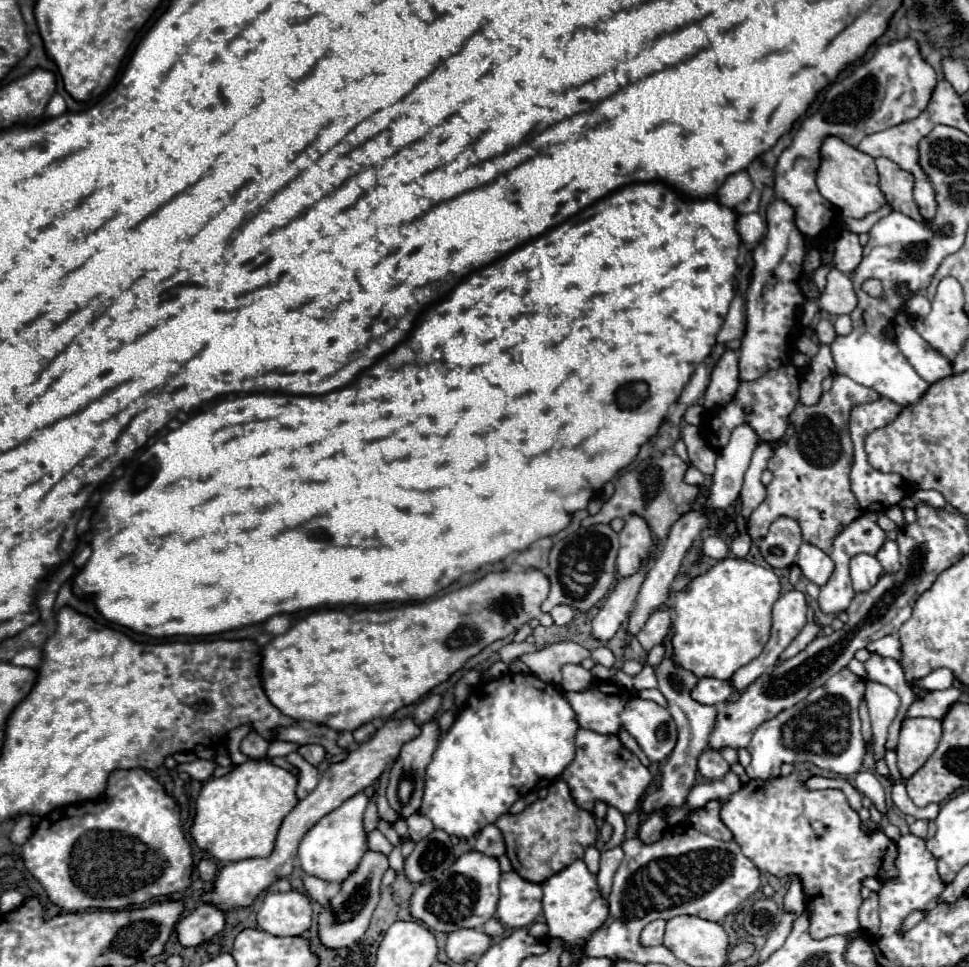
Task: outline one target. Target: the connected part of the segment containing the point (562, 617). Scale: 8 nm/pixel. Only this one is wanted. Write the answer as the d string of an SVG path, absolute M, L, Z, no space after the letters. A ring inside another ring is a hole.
M556 605L556 607L550 611L550 615L552 615L552 619L554 619L556 625L568 625L568 623L572 621L574 613L576 613L576 611L574 611L572 607L568 607L568 605Z

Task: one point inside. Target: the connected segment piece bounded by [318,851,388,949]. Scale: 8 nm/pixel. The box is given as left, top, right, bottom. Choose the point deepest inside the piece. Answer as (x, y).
(346, 921)

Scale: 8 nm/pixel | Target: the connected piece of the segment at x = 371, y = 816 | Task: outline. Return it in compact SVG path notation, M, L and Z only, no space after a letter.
M374 793L370 797L370 805L366 809L366 815L364 815L364 827L366 831L374 831L376 825L378 825L378 809L376 809L376 799L378 799L378 793Z

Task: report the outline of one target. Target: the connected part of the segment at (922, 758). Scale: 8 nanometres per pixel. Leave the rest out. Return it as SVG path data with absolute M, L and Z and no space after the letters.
M906 717L898 739L898 769L902 777L912 777L936 751L942 737L942 721L932 717Z

